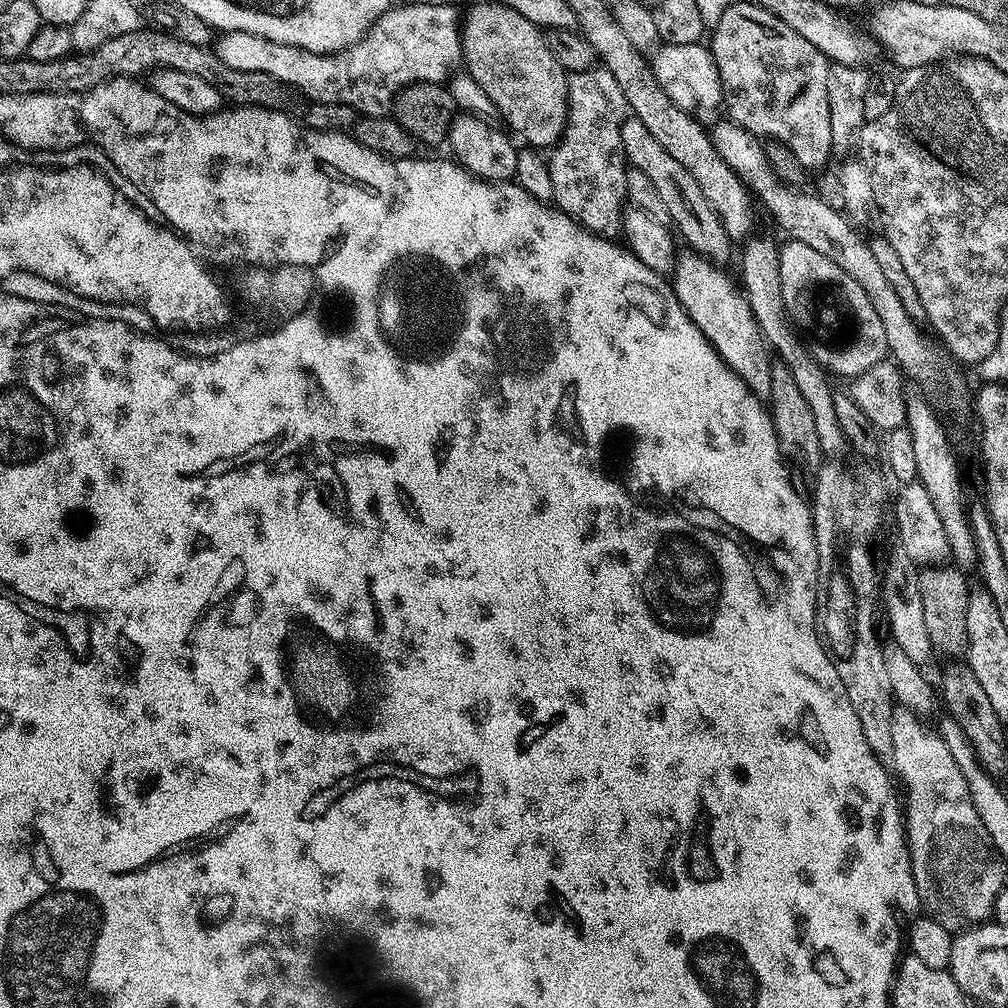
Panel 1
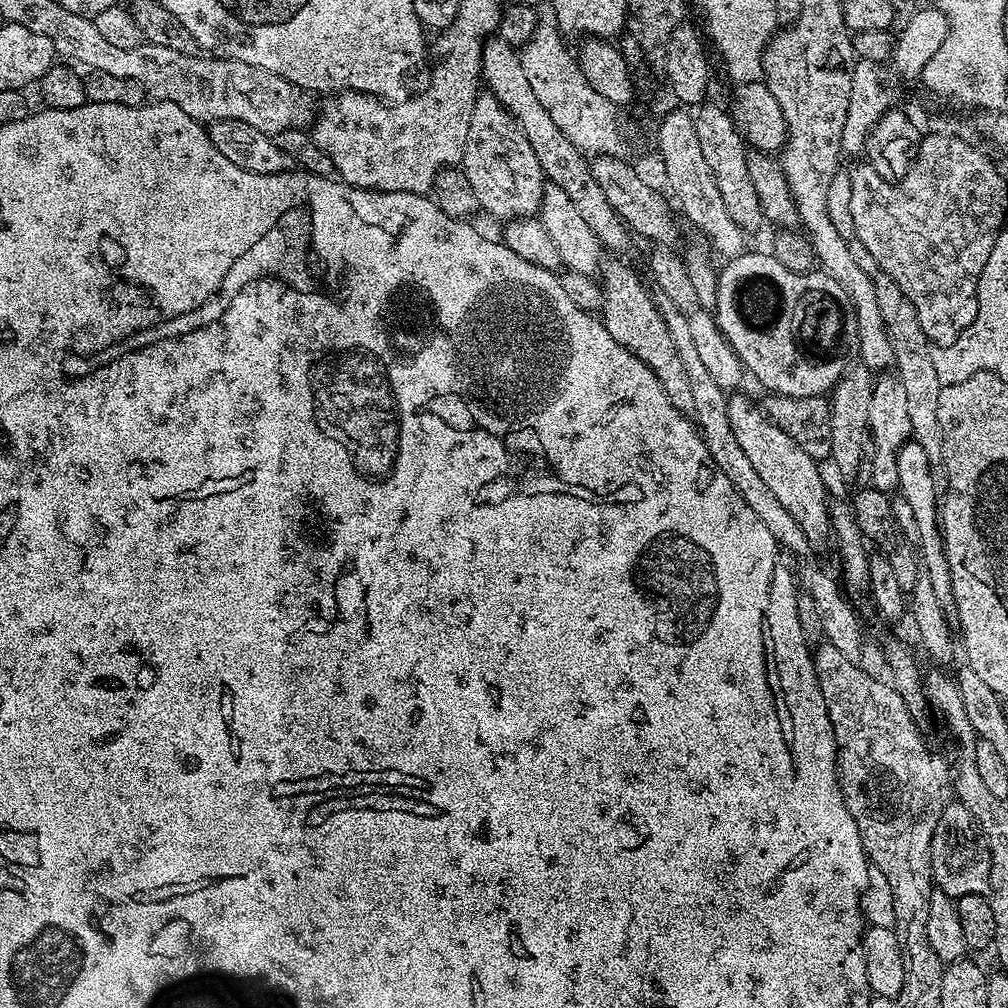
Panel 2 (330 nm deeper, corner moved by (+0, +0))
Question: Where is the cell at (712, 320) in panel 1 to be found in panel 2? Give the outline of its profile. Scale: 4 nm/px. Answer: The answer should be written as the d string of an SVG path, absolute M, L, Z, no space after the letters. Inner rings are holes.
M729 395L728 410L730 412L730 426L734 426L734 438L738 438L738 446L742 446L742 451L746 458L758 470L762 477L762 482L766 482L767 488L774 493L774 498L782 502L782 507L798 522L802 528L802 534L806 534L809 545L813 549L829 547L832 535L832 519L828 516L830 499L828 492L824 489L824 480L820 477L821 465L810 458L768 416L765 416L763 407L759 403L755 404L748 396Z

